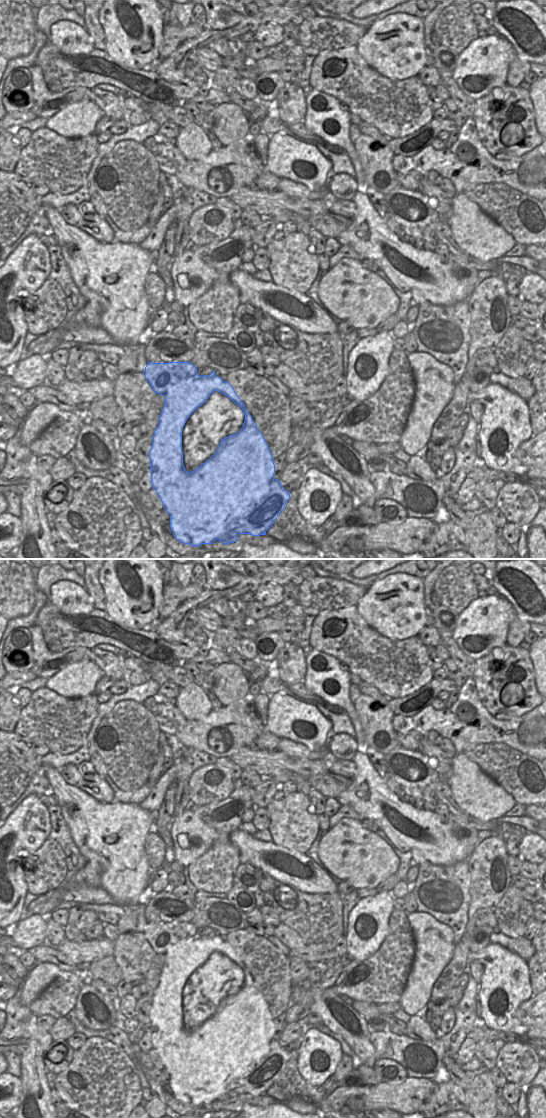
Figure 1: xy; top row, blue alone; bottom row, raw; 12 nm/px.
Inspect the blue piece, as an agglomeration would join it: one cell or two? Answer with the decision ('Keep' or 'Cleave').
Cleave.

